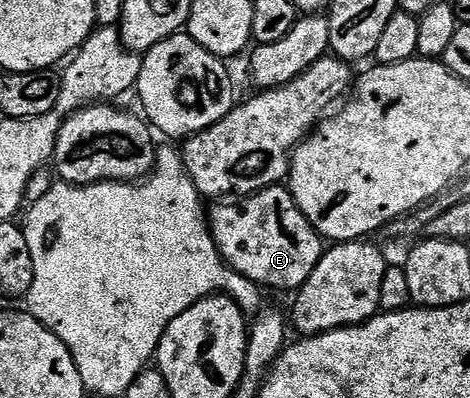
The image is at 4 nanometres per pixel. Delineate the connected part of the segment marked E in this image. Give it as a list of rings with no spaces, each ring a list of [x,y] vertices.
[[[287,186],[268,187],[265,191],[241,198],[239,201],[220,201],[207,212],[208,225],[212,229],[212,240],[228,266],[240,275],[254,281],[261,289],[277,287],[280,291],[295,293],[306,285],[306,281],[325,253],[325,240],[310,225],[308,216],[298,209]]]

